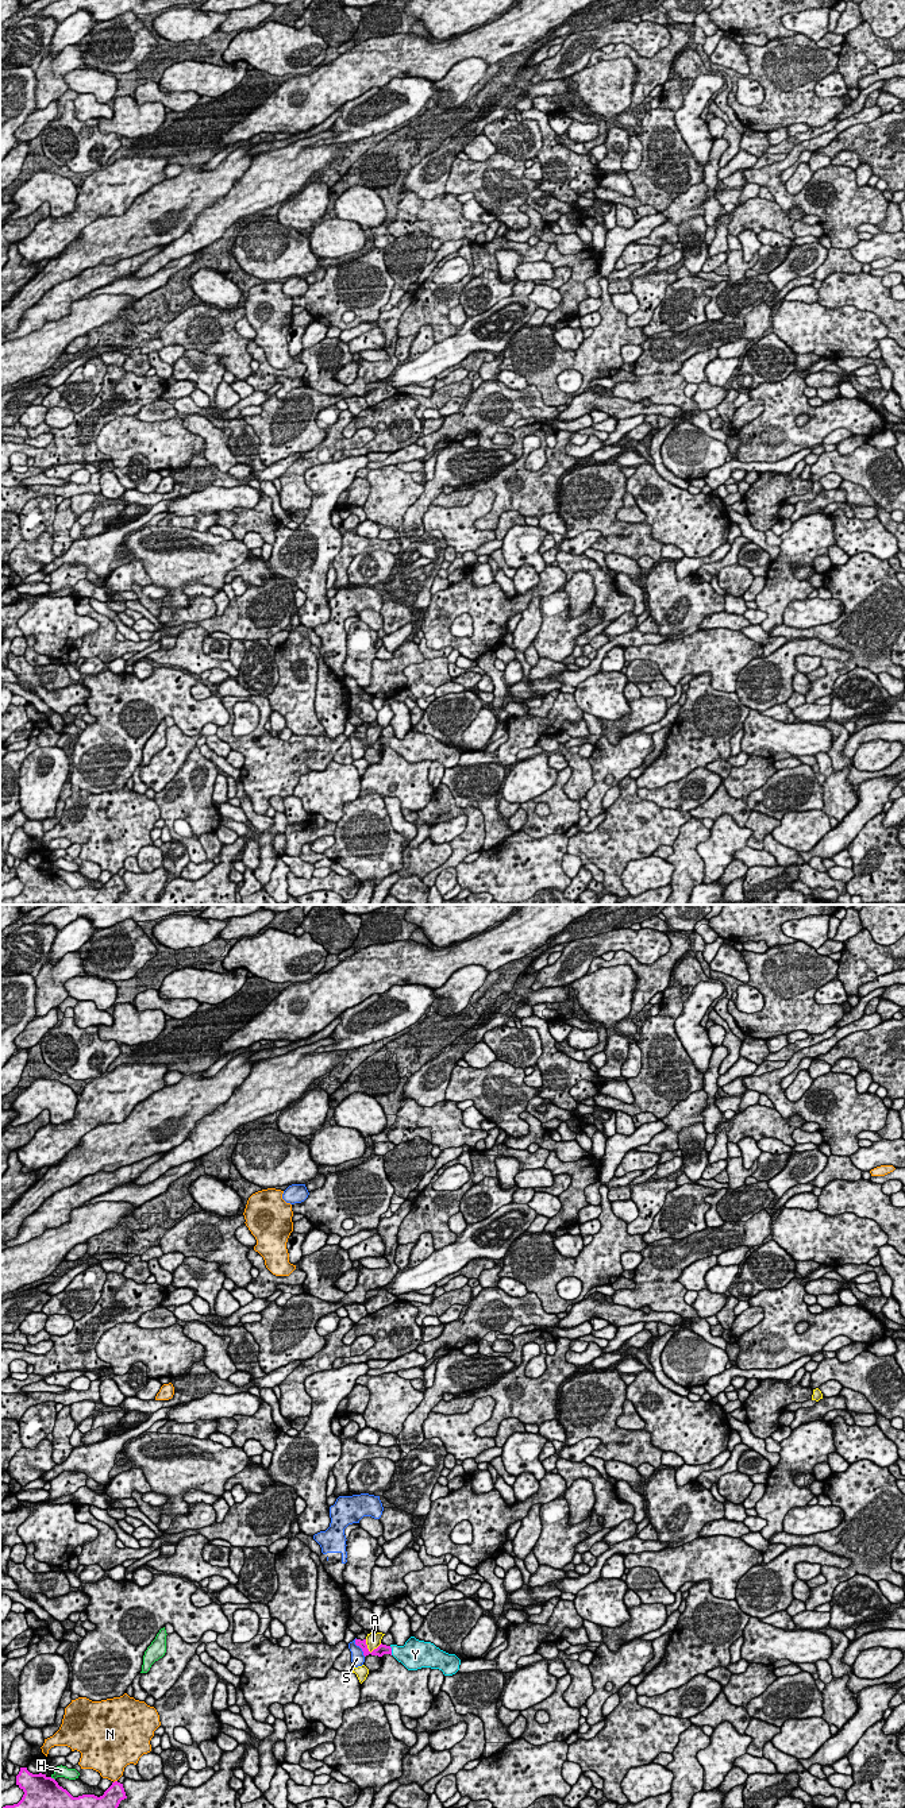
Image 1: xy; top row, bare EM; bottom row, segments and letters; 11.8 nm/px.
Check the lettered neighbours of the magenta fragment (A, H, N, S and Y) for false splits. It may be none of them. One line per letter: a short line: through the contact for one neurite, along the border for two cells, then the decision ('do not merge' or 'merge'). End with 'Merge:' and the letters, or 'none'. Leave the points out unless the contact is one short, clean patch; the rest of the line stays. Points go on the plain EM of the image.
A: xy (365, 732), (366, 740), (370, 744), (381, 736) | do not merge
H: do not merge
N: do not merge
S: do not merge
Y: xy (382, 741), (391, 743), (411, 747) | merge
Merge: Y

